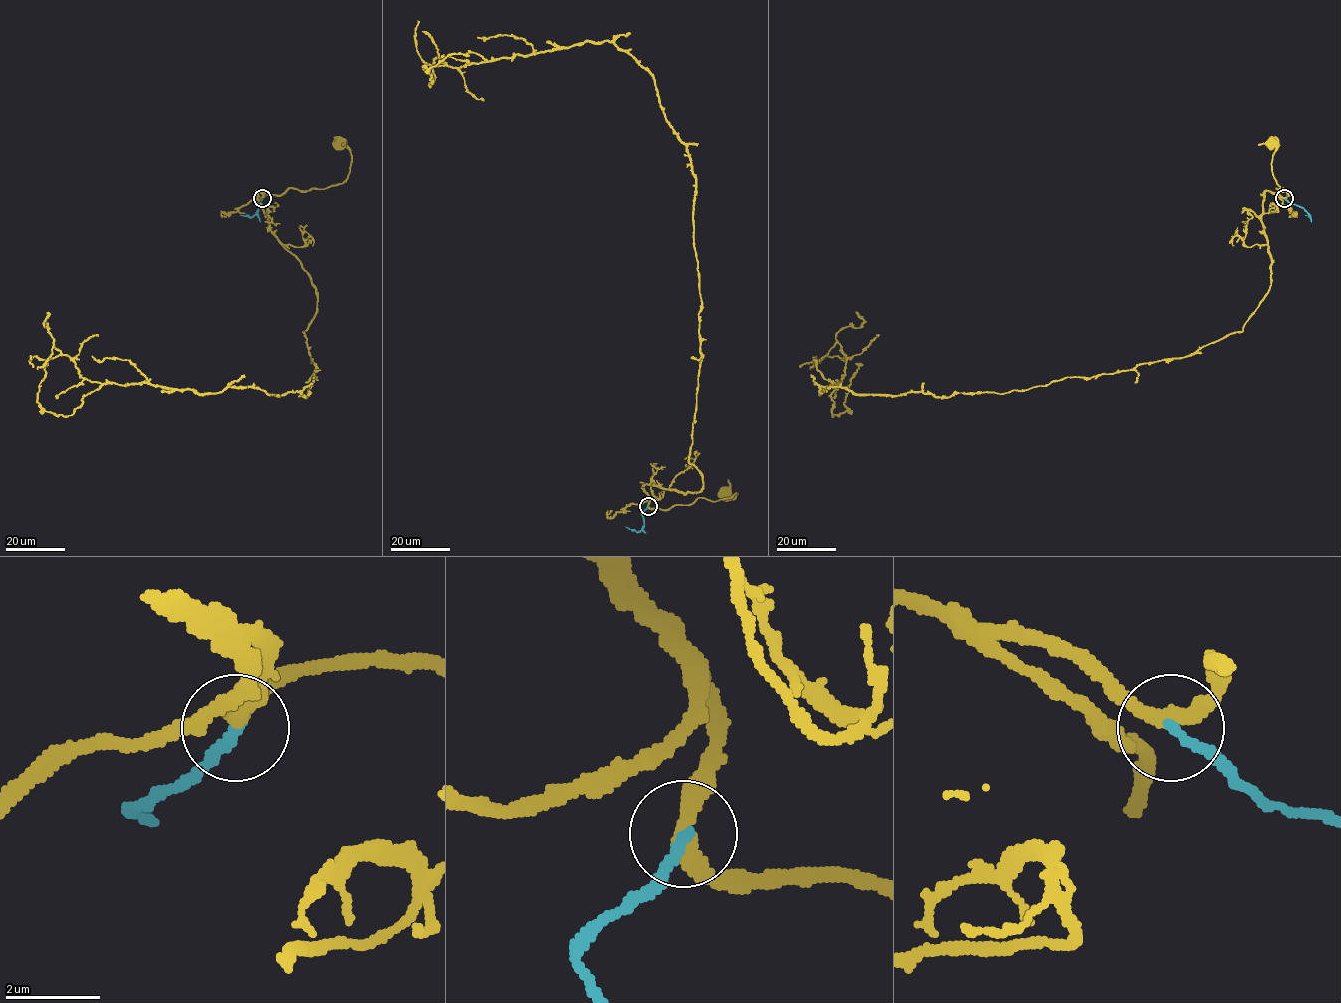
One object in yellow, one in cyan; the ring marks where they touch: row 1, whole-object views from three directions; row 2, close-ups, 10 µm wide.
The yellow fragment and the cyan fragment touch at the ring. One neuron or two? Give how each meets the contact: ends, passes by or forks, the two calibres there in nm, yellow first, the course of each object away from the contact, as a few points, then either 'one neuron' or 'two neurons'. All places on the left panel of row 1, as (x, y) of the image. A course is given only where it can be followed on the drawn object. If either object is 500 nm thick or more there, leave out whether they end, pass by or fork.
yellow passes by | cyan ends | 320/240 nm | yellow via (262, 198), (280, 195), (290, 188), (306, 191), (342, 183), (350, 170), (351, 154), (339, 143) | cyan via (262, 198), (256, 203), (258, 210), (254, 214), (250, 217), (240, 215) | two neurons

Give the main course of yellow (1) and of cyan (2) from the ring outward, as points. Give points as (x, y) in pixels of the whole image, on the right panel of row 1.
1: (1284, 198), (1288, 194), (1283, 188), (1283, 191), (1276, 189), (1280, 187), (1272, 170), (1276, 147), (1270, 143)
2: (1284, 198), (1301, 206), (1310, 217), (1305, 215)

